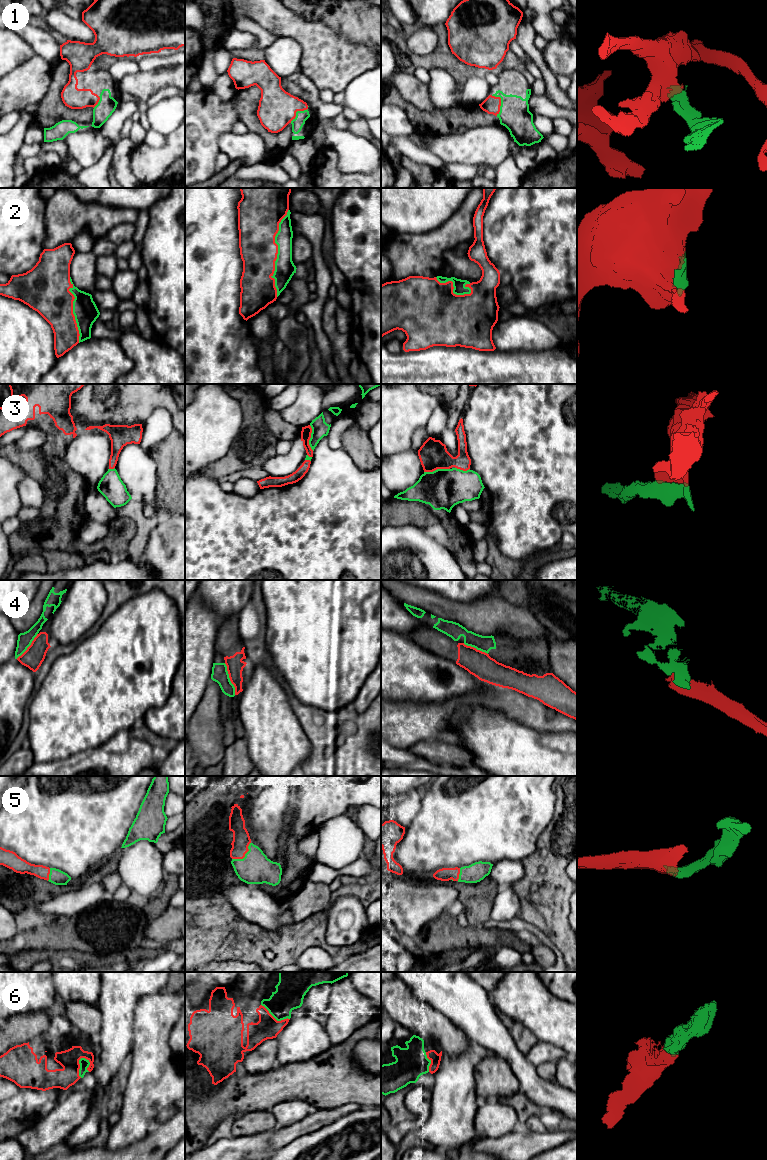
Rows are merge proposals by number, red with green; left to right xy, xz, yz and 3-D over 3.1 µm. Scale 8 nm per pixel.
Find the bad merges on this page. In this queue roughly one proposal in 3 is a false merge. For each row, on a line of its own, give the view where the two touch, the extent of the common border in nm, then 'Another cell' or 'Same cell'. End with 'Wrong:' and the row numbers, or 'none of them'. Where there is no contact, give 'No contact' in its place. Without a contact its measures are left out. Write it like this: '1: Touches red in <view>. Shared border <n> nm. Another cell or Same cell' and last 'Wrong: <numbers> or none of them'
1: Touches red in yz. Shared border 180 nm. Same cell
2: Touches red in xz. Shared border 700 nm. Same cell
3: Touches red in xz. Shared border 220 nm. Another cell
4: Touches red in xz. Shared border 280 nm. Another cell
5: Touches red in xz. Shared border 200 nm. Same cell
6: Touches red in xy. Shared border 170 nm. Same cell
Wrong: 3, 4

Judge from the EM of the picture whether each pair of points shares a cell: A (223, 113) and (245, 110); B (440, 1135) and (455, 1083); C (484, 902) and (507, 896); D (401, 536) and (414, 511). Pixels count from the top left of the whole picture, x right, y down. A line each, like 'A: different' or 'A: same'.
A: different
B: same
C: different
D: different

